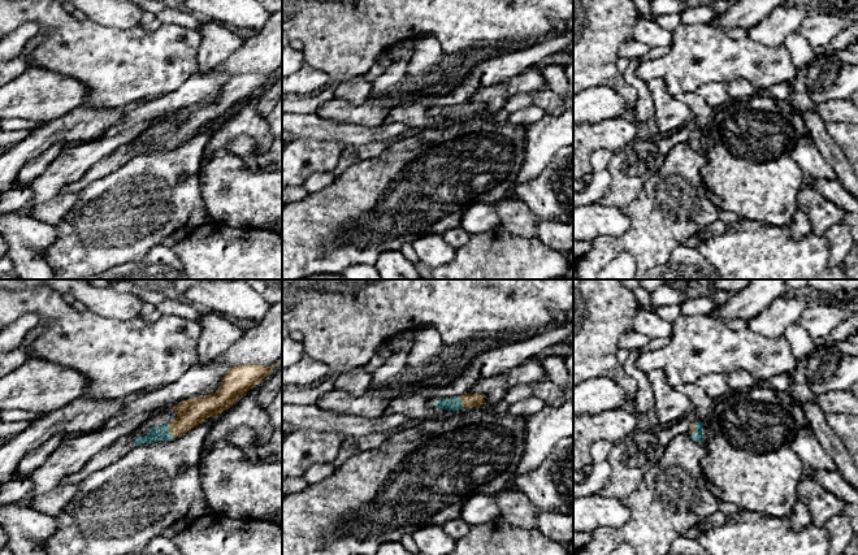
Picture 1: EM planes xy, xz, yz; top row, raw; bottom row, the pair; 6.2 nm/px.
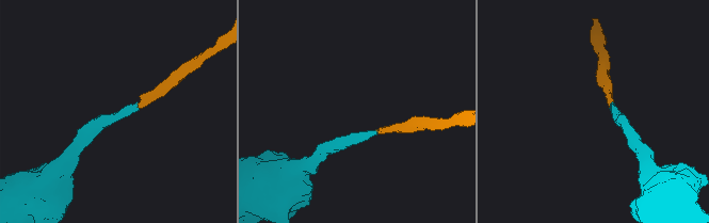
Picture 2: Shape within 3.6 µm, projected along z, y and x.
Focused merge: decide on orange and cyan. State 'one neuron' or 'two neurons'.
one neuron

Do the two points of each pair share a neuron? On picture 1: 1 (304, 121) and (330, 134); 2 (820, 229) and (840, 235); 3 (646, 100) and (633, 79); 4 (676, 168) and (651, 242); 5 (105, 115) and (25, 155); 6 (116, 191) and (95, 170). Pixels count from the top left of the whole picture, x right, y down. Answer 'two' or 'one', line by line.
1: one
2: two
3: one
4: one
5: one
6: two

